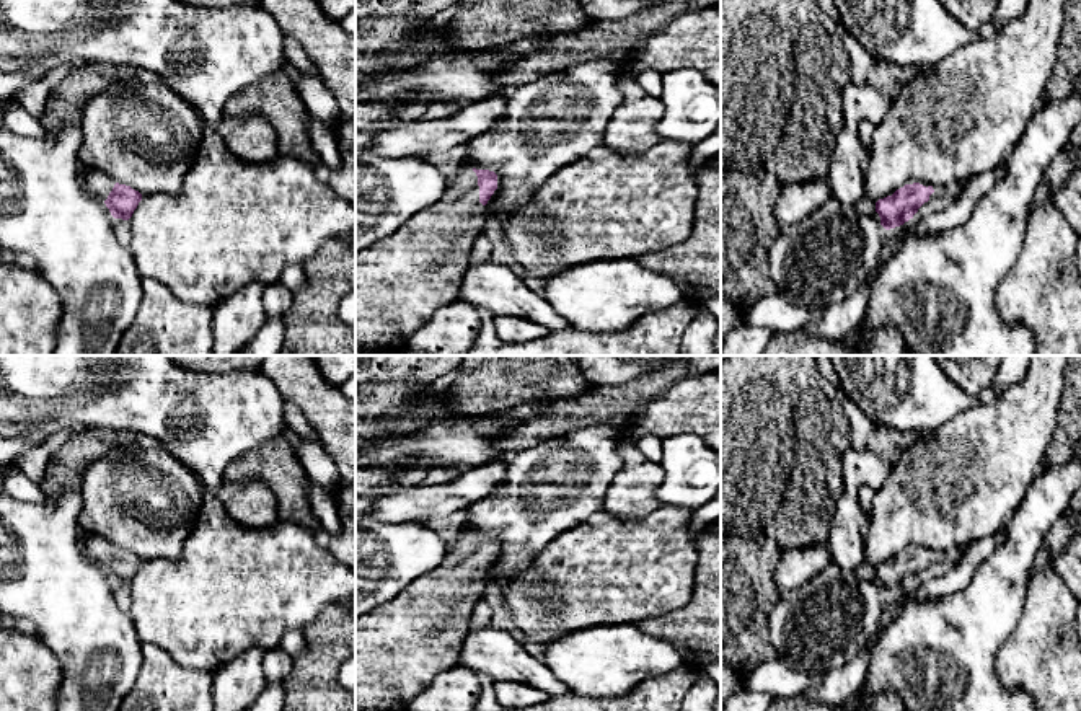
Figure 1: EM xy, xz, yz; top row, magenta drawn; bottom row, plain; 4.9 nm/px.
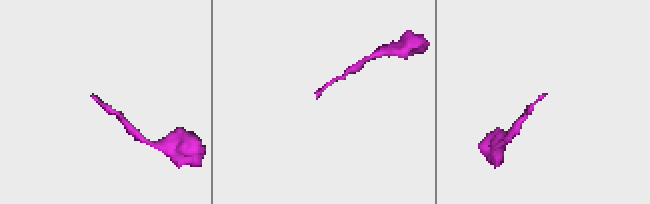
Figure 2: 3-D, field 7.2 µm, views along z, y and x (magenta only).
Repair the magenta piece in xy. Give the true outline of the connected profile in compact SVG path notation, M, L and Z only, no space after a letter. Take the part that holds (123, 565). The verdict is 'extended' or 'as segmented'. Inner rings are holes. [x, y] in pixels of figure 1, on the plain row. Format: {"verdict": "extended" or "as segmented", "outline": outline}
{"verdict": "extended", "outline": "M82 532L86 556L104 567L114 584L129 585L142 566L142 559L130 551L114 548L99 537Z"}

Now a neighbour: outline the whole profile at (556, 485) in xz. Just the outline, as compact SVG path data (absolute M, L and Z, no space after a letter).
M595 426L509 453L502 483L466 509L463 530L497 540L497 554L488 566L481 587L502 587L510 577L522 574L533 556L556 537L603 512L605 491L623 466L623 437L611 427Z

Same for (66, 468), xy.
M80 427L49 458L39 488L49 497L64 491L80 492L85 470L111 448L127 445L129 439L127 434L111 429Z

